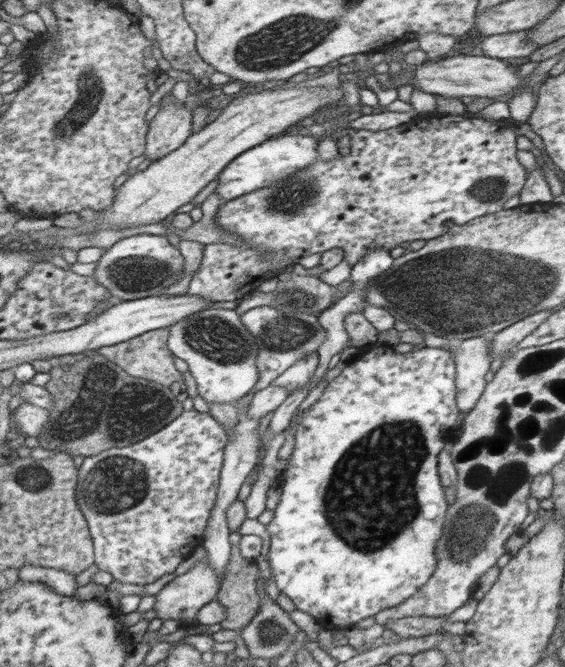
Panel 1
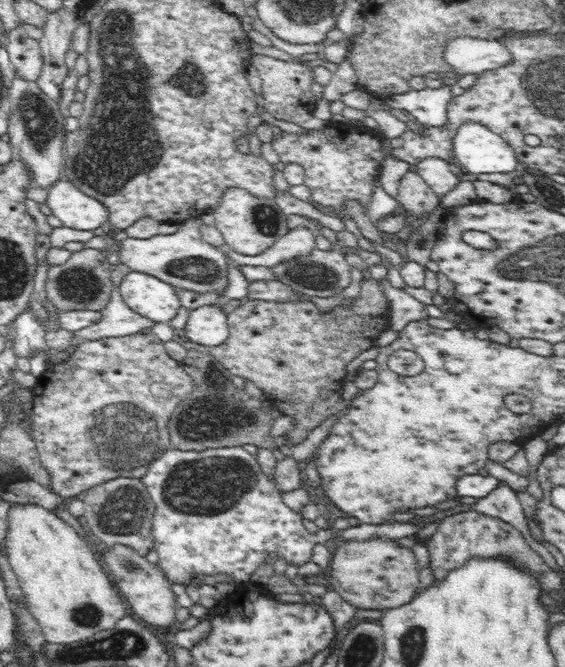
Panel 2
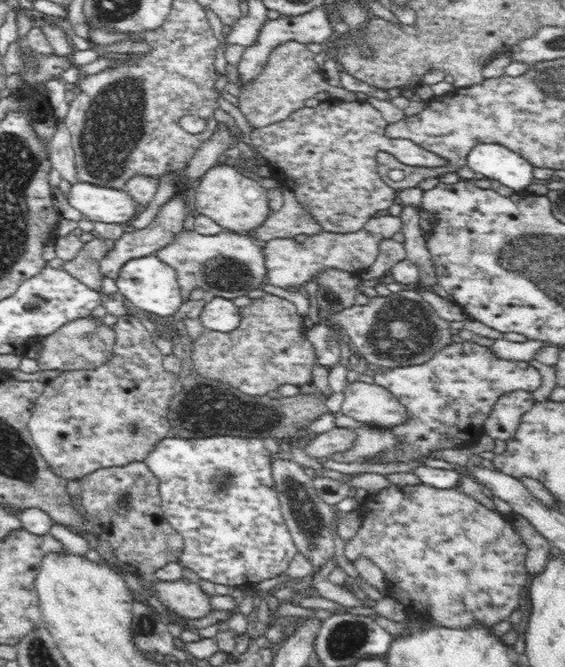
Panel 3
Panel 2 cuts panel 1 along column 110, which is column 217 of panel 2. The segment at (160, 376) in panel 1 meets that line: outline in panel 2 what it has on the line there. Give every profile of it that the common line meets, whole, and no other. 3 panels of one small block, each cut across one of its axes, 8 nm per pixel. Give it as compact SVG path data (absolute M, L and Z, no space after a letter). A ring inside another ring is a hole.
M369 277L366 282L362 282L362 292L368 294L368 304L350 304L348 308L334 308L332 312L318 312L312 302L304 301L243 301L239 307L227 314L229 337L226 342L210 348L212 357L232 375L254 383L268 398L274 398L274 406L278 406L286 414L292 414L298 420L296 428L286 434L288 446L302 442L312 428L318 427L328 417L338 414L338 408L345 408L342 402L336 402L336 398L334 404L326 404L326 392L340 392L347 380L344 377L344 366L348 364L348 360L370 349L370 346L373 346L372 340L378 336L378 332L382 332L382 324L386 324L388 299L379 281Z

